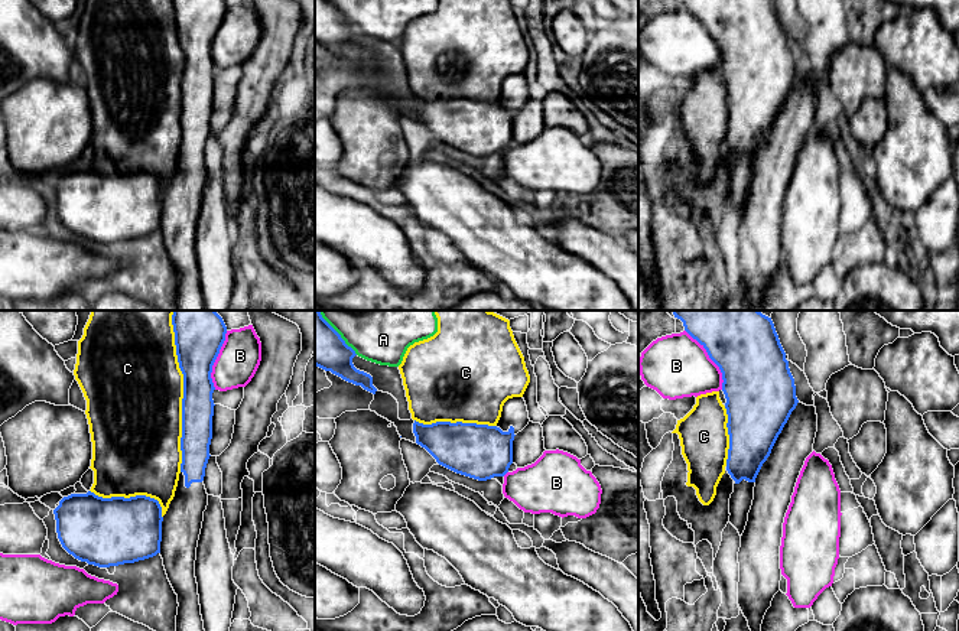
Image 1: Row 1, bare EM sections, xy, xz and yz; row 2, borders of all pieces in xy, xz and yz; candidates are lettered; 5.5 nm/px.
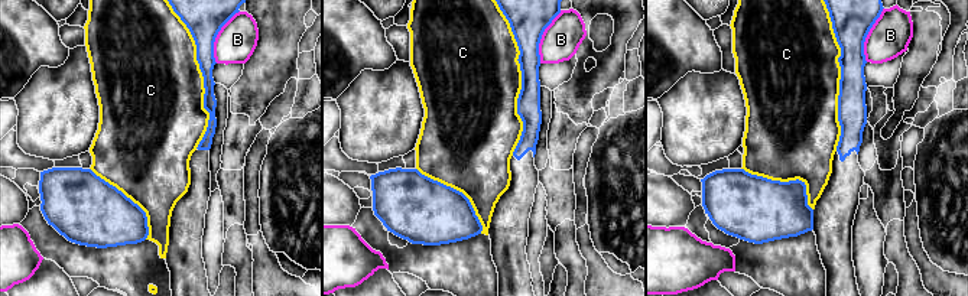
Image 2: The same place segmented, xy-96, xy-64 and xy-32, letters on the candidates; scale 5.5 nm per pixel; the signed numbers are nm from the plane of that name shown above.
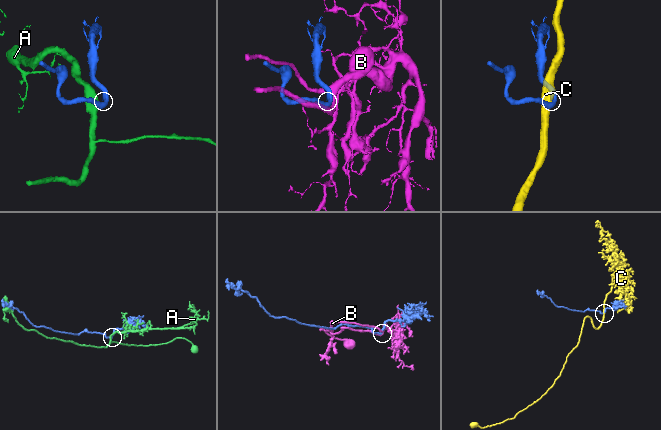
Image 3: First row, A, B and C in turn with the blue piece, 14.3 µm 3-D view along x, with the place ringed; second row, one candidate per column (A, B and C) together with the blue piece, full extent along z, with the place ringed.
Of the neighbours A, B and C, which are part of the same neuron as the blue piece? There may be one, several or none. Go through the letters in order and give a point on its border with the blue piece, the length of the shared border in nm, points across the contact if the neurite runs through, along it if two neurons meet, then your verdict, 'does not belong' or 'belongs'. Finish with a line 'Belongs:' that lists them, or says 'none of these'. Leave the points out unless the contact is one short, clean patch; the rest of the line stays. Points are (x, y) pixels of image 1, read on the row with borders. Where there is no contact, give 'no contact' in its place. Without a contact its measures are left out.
A: contact xz (337, 332); length 340 nm; does not belong
B: contact yz (711, 358); length 400 nm; does not belong
C: contact xy (184, 392); length 900 nm; does not belong
Belongs: none of these

